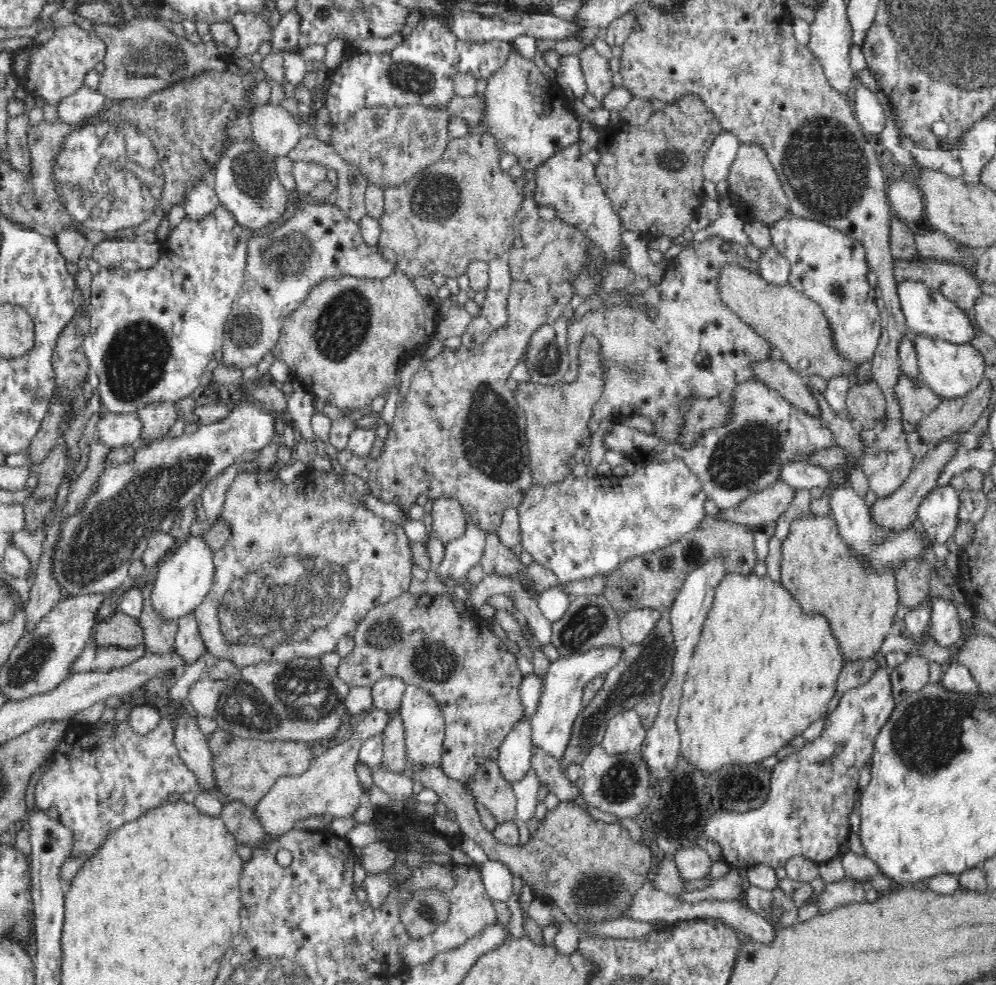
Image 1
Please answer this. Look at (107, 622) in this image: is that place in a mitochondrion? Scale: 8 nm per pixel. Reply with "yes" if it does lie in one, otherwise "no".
no

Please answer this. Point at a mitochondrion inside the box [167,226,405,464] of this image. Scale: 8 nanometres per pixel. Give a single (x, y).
(341, 326)

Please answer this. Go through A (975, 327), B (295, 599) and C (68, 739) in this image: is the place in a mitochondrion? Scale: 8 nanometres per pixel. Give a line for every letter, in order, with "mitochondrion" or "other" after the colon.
A: other
B: mitochondrion
C: other

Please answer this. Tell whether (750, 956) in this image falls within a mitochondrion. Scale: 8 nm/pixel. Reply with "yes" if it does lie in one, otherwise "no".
no

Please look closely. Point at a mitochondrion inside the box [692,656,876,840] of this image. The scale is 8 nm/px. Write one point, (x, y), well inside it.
(817, 772)

